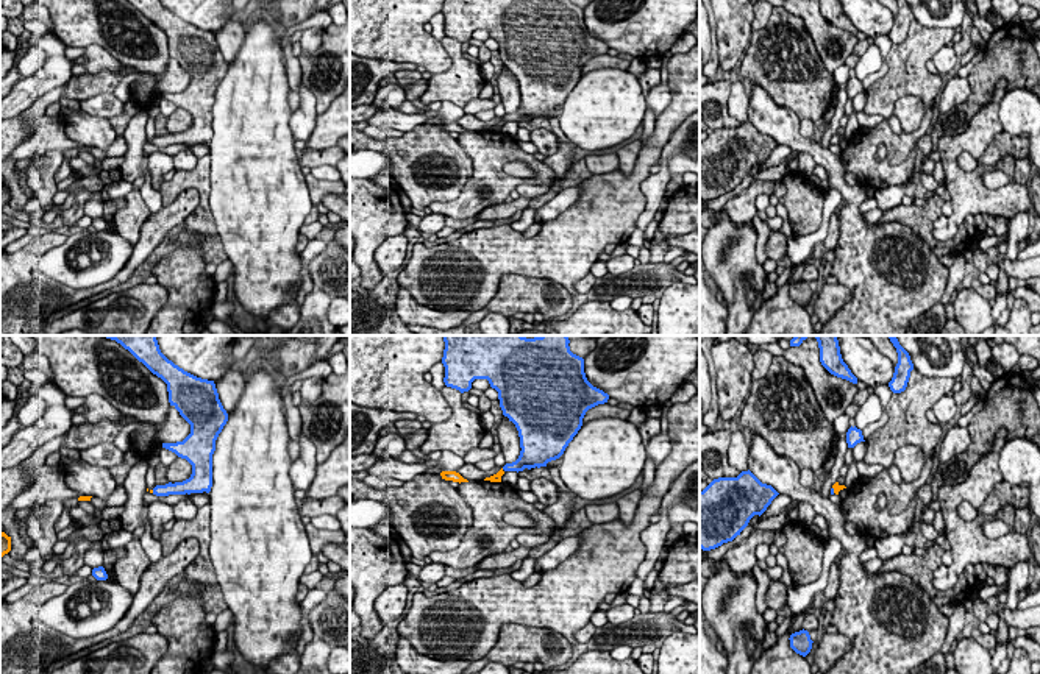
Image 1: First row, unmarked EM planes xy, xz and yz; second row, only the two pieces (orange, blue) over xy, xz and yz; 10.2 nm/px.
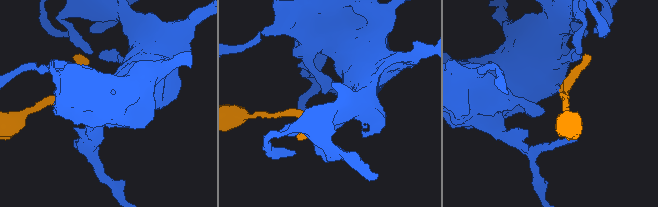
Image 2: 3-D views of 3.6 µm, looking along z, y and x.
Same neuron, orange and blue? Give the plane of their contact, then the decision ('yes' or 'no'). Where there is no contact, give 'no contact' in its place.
meets orange in yz; yes

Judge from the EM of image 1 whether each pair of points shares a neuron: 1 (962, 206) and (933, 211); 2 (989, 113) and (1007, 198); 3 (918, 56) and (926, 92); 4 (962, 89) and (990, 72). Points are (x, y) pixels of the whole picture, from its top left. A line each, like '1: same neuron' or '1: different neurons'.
1: different neurons
2: same neuron
3: same neuron
4: different neurons

